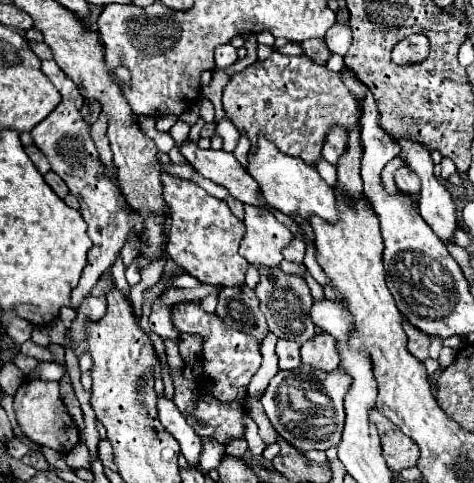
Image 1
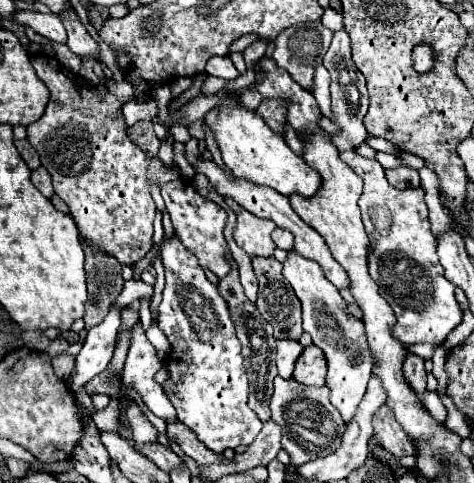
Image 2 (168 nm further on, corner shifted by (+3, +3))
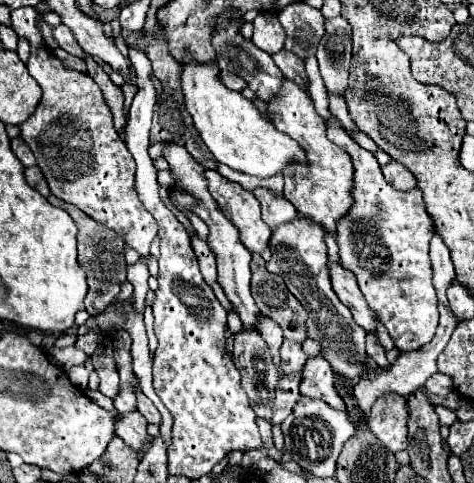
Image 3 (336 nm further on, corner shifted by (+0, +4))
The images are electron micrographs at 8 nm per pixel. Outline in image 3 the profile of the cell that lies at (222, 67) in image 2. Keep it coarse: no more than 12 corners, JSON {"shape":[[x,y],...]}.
{"shape":[[219,72],[221,80],[231,90],[243,90],[245,80],[227,72]]}

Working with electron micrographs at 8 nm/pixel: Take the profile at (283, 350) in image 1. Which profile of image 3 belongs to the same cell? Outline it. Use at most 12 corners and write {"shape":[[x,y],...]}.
{"shape":[[283,340],[283,374],[301,372],[307,356],[301,344]]}

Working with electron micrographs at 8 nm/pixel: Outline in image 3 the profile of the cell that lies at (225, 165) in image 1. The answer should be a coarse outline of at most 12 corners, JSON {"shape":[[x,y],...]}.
{"shape":[[341,262],[327,264],[339,300],[355,322],[375,332],[369,310],[355,276]]}

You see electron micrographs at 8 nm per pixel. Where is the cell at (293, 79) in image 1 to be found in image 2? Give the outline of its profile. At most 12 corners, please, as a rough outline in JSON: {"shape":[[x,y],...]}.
{"shape":[[264,99],[256,113],[282,135],[286,101]]}

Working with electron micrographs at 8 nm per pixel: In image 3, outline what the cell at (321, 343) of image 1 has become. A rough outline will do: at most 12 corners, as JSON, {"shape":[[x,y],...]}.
{"shape":[[323,356],[307,358],[301,394],[345,410]]}

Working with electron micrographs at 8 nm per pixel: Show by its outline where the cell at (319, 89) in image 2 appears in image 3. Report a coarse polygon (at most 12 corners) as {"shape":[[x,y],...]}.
{"shape":[[337,116],[355,204],[341,264],[403,352],[433,340],[439,302],[419,188],[399,192]]}

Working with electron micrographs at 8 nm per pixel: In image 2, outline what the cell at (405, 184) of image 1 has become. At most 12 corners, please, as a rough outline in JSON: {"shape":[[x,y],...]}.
{"shape":[[386,169],[386,179],[396,189],[420,187],[416,169]]}

